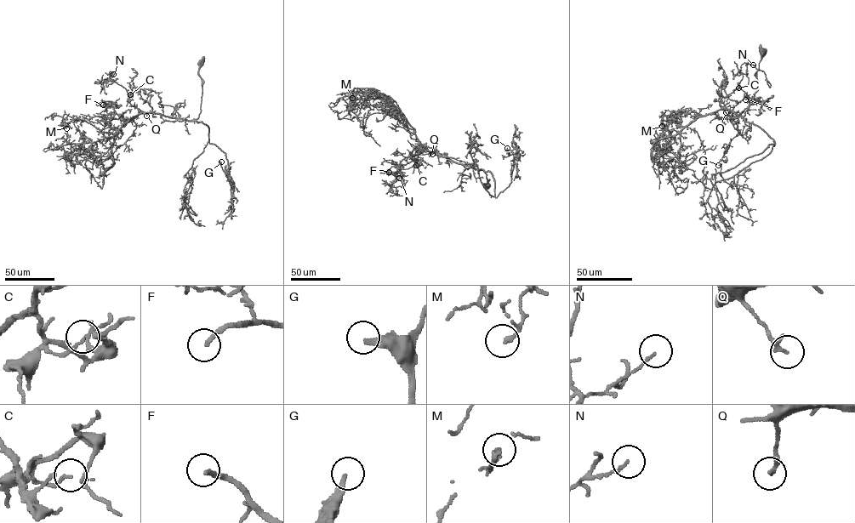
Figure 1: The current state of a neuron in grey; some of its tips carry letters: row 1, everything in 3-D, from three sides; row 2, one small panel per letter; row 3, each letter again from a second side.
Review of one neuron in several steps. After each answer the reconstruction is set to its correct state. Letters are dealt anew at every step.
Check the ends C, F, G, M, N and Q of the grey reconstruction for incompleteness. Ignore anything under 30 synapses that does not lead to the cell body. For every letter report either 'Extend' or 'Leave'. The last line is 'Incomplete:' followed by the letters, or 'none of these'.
C: Leave
F: Extend
G: Extend
M: Leave
N: Leave
Q: Leave
Incomplete: F, G

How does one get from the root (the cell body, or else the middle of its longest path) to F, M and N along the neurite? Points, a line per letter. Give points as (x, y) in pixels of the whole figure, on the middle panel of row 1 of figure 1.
F: (487, 185), (484, 171), (457, 163), (421, 145), (401, 161), (395, 175), (389, 172)
M: (487, 185), (484, 171), (429, 151), (405, 115), (388, 99), (352, 98)
N: (487, 185), (484, 171), (419, 148), (412, 167), (403, 169), (396, 166), (400, 170), (396, 179), (399, 178)

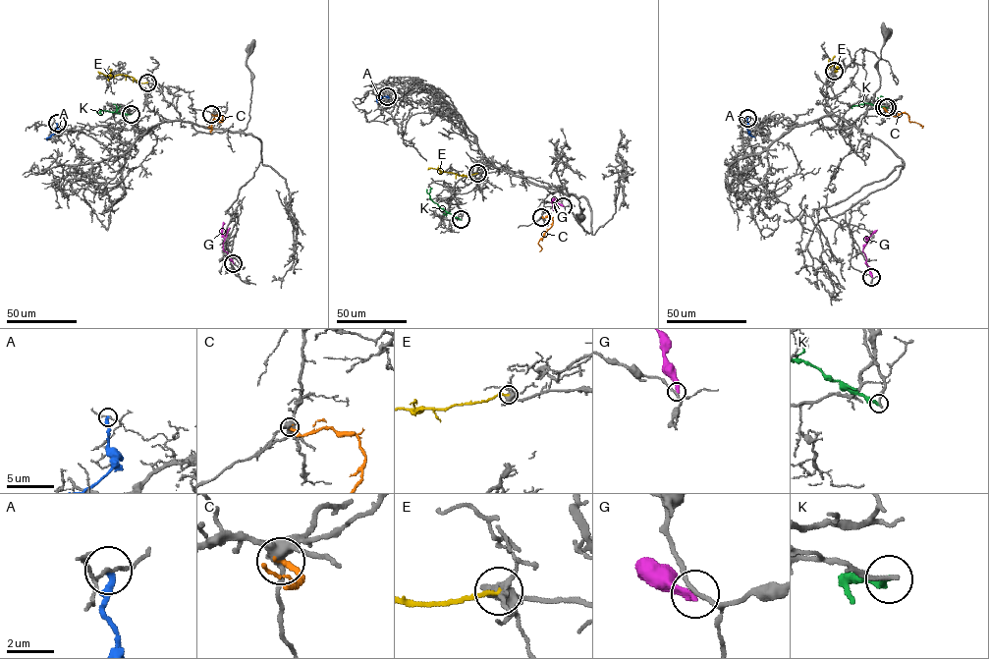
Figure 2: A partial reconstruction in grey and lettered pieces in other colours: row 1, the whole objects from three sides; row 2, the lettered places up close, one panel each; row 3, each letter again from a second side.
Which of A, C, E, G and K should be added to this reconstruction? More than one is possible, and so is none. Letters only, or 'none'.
E

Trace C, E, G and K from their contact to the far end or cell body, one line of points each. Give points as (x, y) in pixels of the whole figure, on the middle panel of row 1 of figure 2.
C: (541, 217), (551, 217), (553, 222), (538, 243), (540, 250)
E: (477, 173), (460, 175), (427, 169)
G: (563, 205), (553, 201), (554, 198), (553, 210)
K: (461, 220), (431, 199), (432, 189)

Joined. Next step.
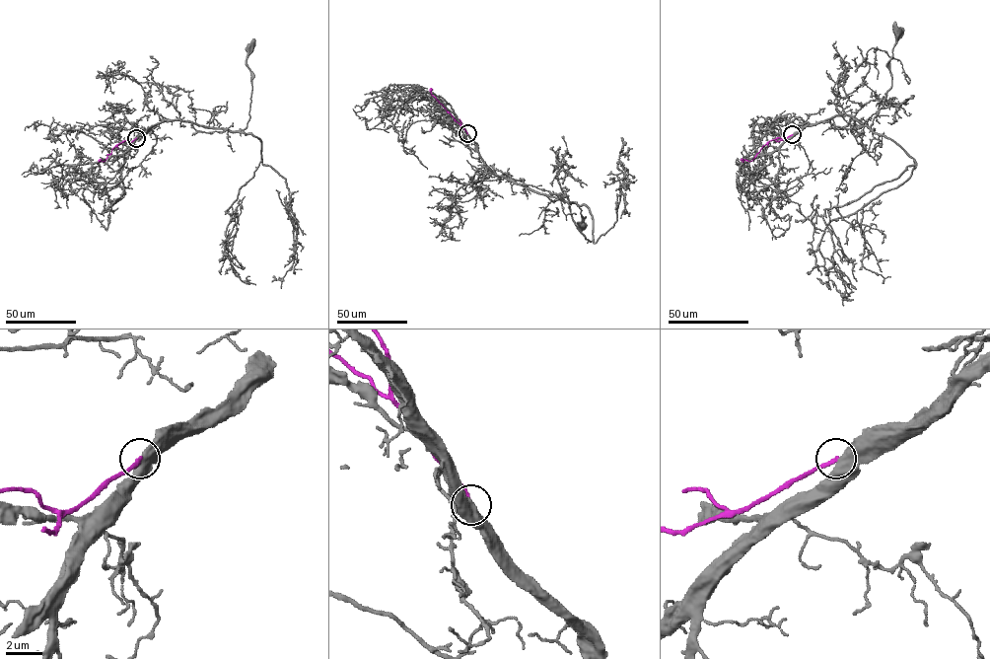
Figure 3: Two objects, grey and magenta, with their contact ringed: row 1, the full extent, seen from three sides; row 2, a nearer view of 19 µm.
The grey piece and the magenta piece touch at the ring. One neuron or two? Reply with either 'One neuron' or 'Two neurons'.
Two neurons

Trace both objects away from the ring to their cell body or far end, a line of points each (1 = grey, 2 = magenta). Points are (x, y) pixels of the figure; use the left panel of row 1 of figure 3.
1: (136, 138), (166, 120), (191, 121), (229, 131), (243, 130), (249, 117), (251, 84), (247, 58), (250, 48)
2: (136, 138), (118, 143), (105, 161), (100, 160)

